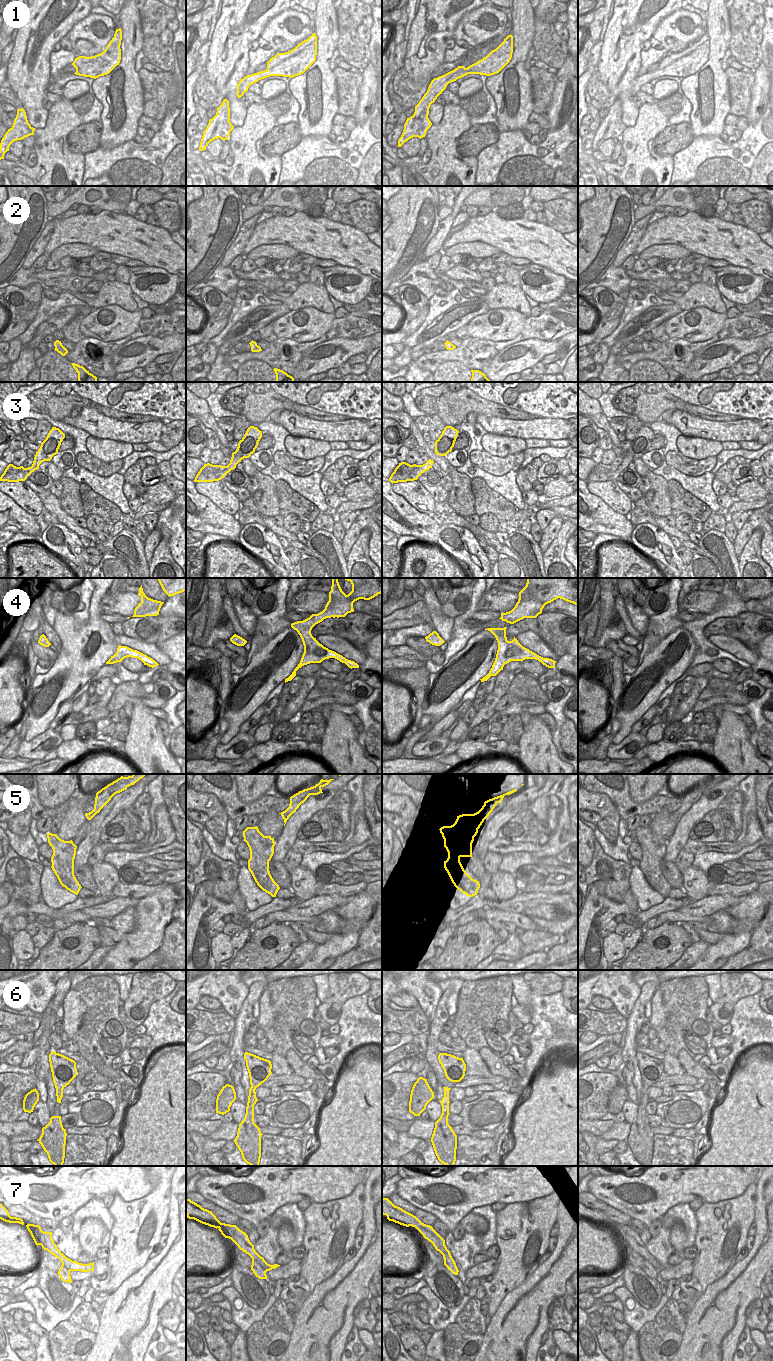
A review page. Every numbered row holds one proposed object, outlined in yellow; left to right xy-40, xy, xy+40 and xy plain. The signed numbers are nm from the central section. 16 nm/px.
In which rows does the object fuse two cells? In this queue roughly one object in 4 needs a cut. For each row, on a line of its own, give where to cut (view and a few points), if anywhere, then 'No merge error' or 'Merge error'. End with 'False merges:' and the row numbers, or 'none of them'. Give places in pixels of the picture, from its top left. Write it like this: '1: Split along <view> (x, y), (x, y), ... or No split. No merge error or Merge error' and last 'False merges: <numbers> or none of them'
1: No split. No merge error
2: No split. No merge error
3: No split. No merge error
4: No split. No merge error
5: No split. No merge error
6: No split. No merge error
7: Split along xy+40 (421, 1222), (419, 1225), (428, 1231), (428, 1239). Merge error
False merges: 7

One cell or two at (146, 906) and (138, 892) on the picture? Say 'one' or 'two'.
two

